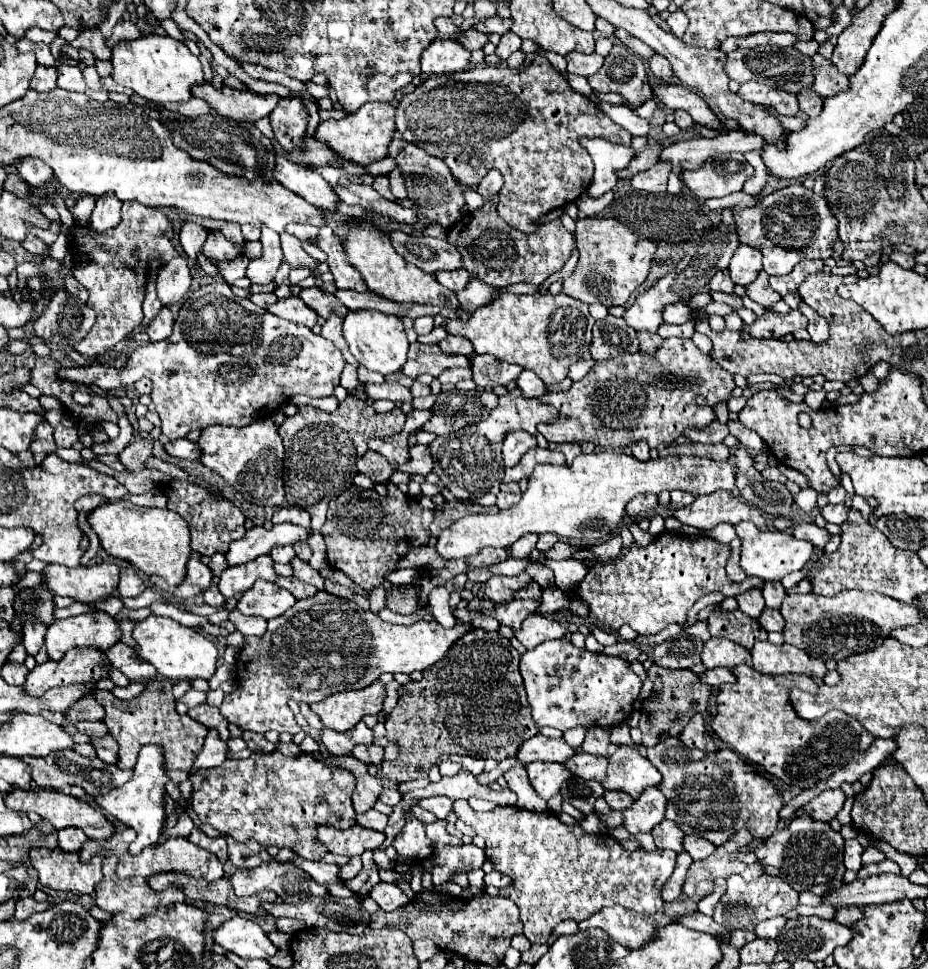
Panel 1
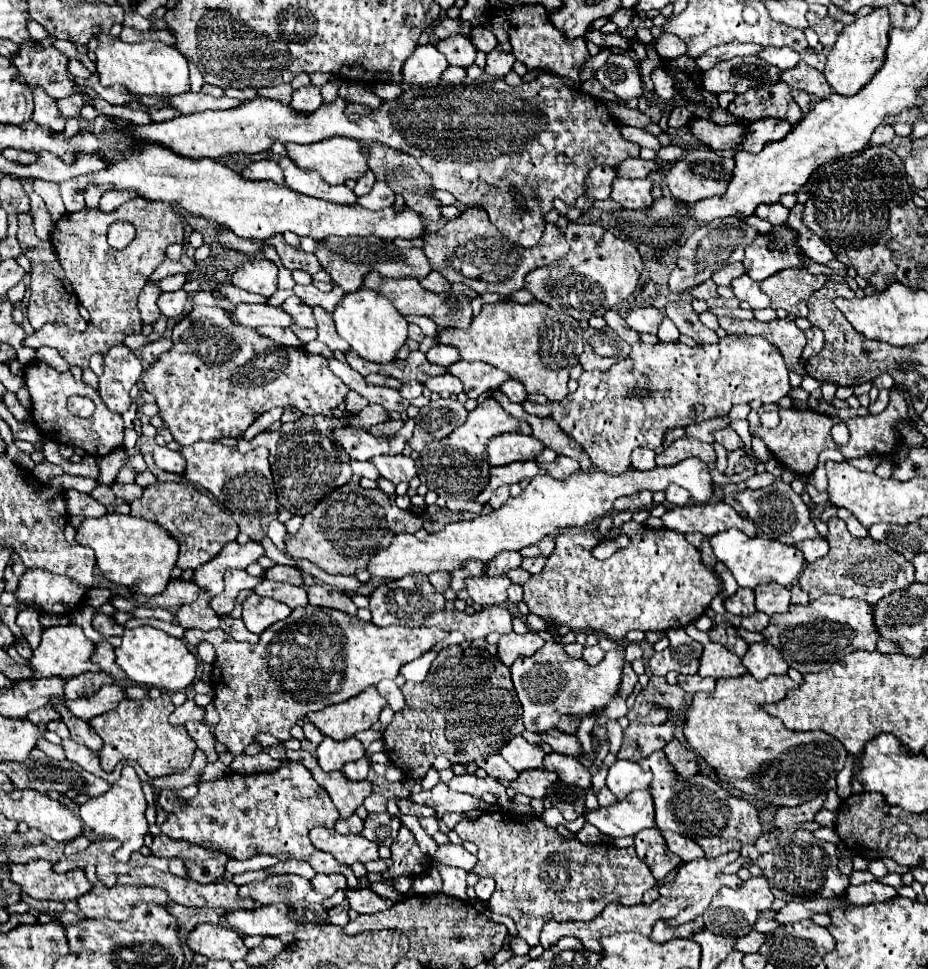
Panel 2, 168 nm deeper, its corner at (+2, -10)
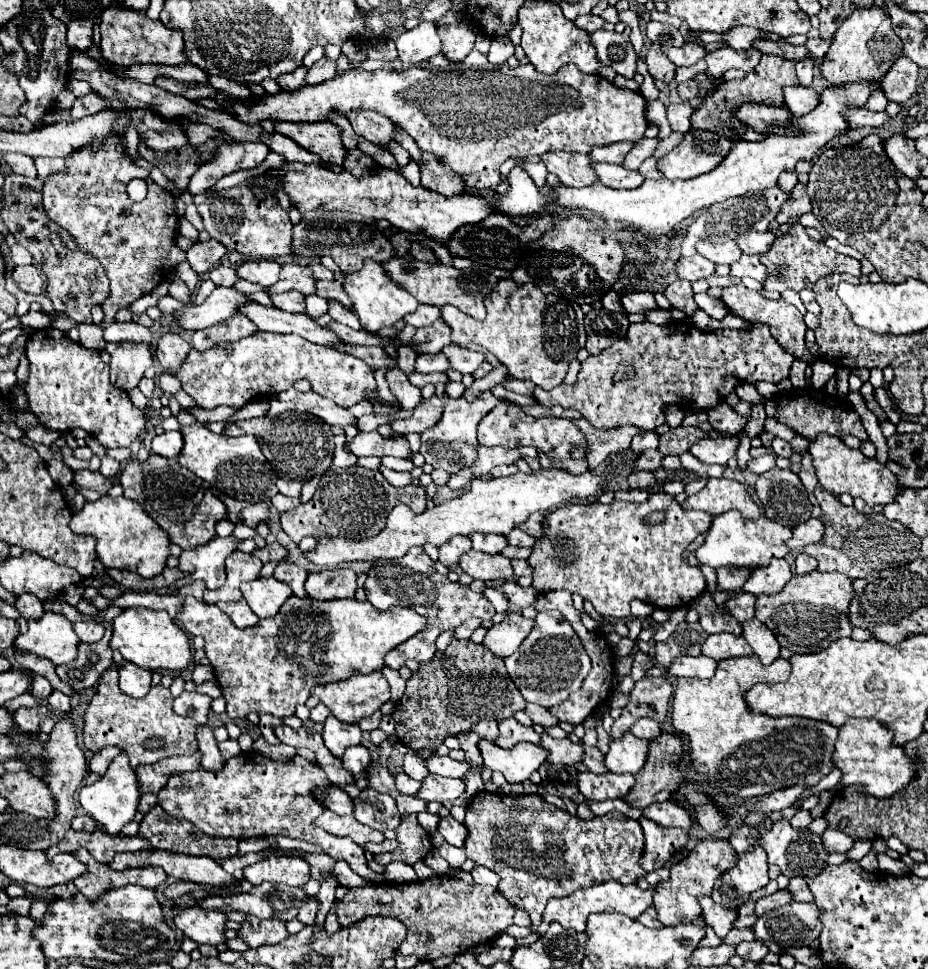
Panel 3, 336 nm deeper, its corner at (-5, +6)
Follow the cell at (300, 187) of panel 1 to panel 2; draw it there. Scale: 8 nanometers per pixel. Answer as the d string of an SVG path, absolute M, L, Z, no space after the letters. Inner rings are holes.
M261 160L261 162L253 162L251 166L247 166L243 172L243 176L249 176L249 180L271 180L275 184L285 186L283 180L283 172L279 168L277 162L273 160Z

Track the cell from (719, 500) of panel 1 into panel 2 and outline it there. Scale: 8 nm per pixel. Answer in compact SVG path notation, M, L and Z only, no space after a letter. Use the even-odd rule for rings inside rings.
M705 502L705 504L687 504L683 508L671 508L663 516L663 524L669 530L687 534L701 532L705 536L715 536L729 528L737 528L747 536L757 536L755 526L735 512L727 502Z

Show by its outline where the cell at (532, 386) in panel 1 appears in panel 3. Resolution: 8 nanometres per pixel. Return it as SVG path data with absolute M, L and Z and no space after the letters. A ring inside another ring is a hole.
M498 364L498 366L494 366L494 368L492 368L484 378L474 380L474 382L472 382L472 386L468 386L468 388L464 390L462 398L472 400L476 394L480 394L480 392L484 392L484 390L490 390L492 386L498 386L498 384L500 384L500 382L504 382L506 378L508 378L508 372L506 372L504 364Z

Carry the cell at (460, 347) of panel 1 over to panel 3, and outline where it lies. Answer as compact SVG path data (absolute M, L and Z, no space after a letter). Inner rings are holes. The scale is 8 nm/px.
M438 318L432 326L426 328L418 328L410 346L414 352L418 354L436 354L440 352L444 346L450 344L450 328L444 324L442 318Z

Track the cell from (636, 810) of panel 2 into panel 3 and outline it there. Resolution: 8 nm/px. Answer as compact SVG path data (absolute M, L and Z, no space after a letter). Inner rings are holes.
M578 772L578 790L590 802L604 802L610 798L624 798L634 784L632 774L594 774L594 772Z

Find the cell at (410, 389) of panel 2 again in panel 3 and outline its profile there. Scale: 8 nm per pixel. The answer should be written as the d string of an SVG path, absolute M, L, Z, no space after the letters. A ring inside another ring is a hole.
M400 346L398 348L400 352L398 352L398 368L400 370L404 370L406 374L410 374L410 372L414 372L414 362L416 362L416 352L412 352L412 348L408 348L408 346Z

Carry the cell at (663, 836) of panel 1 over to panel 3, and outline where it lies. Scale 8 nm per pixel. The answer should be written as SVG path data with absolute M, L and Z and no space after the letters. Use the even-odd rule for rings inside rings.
M640 818L640 826L644 830L644 852L640 856L640 866L646 872L660 868L672 858L674 850L680 850L688 842L682 828L666 828L648 818Z

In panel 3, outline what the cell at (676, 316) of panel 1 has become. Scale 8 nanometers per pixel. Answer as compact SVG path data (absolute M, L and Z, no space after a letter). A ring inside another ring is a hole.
M630 292L630 294L622 294L620 296L620 304L624 308L624 312L646 312L656 308L654 296L650 292Z

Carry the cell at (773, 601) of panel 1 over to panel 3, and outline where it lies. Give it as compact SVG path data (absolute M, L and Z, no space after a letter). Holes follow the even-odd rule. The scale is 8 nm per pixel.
M776 558L768 566L752 568L750 578L742 586L742 590L750 592L754 596L772 594L772 592L780 592L790 578L792 578L790 564L784 558Z

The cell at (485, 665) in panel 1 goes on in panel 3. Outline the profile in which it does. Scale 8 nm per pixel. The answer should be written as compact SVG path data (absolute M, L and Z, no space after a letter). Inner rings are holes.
M454 640L452 644L454 646L450 650L436 652L436 656L430 662L420 664L418 672L414 672L412 678L406 682L404 698L400 698L392 714L396 722L398 740L416 752L422 752L426 748L436 750L444 742L444 738L470 732L470 726L482 718L494 718L494 720L510 718L516 710L522 710L526 704L518 688L512 684L512 680L508 680L502 658L492 656L488 648L484 648L482 644L474 644L472 640Z

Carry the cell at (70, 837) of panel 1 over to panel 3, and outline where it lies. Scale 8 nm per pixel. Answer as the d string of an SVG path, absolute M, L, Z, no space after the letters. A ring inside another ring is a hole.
M76 816L72 820L72 828L74 830L84 830L84 832L94 832L96 830L96 822L90 816Z

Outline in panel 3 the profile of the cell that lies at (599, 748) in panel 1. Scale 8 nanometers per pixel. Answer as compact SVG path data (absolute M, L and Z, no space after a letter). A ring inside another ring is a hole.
M532 702L526 704L524 712L532 718L534 724L540 724L540 726L556 726L558 724L558 720L546 708L540 708L538 704L532 704Z

